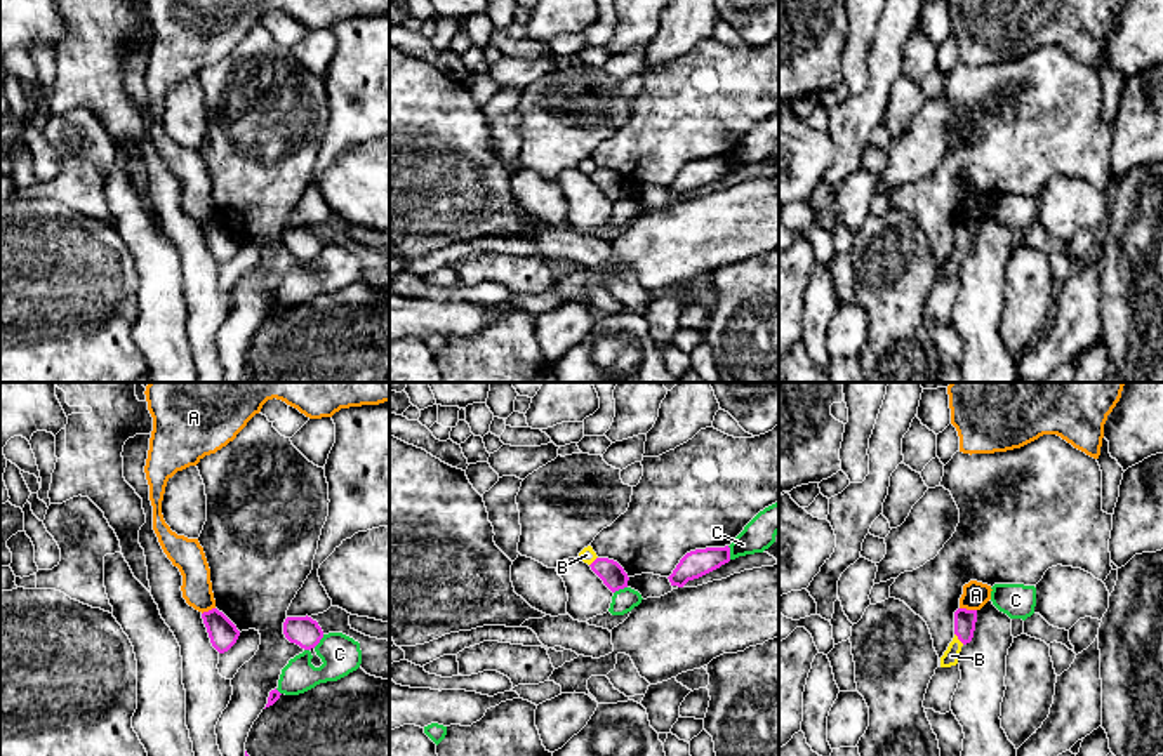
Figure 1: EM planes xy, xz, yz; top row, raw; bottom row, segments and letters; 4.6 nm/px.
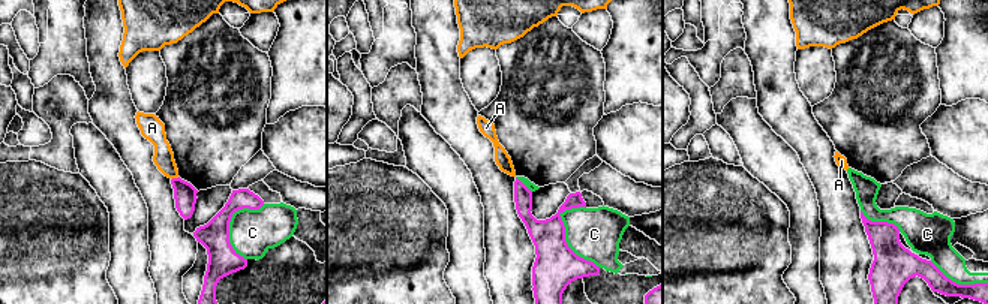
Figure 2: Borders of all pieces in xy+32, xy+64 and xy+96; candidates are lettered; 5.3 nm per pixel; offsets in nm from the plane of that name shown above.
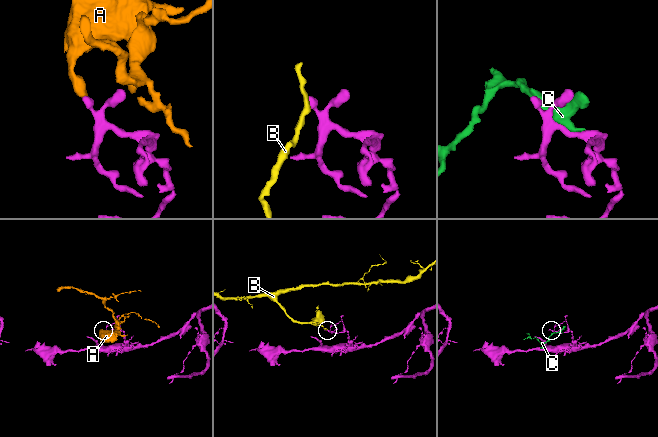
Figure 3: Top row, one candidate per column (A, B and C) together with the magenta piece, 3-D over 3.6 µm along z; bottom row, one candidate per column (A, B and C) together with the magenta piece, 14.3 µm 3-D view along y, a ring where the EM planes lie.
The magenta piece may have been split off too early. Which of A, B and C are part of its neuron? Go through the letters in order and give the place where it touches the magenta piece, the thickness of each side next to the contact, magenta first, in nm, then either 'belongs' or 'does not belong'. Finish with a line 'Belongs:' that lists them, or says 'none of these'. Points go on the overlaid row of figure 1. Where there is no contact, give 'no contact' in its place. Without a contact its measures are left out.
A: yz (969, 610) | 100/120 nm | does not belong
B: yz (958, 638) | 100/80 nm | does not belong
C: xy (318, 642) | 140/180 nm | does not belong
Belongs: none of these

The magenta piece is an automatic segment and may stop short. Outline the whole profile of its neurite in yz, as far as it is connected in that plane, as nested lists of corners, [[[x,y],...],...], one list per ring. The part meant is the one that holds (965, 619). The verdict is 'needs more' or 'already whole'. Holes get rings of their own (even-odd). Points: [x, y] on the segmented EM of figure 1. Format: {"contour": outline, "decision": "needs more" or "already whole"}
{"contour": [[[958,608],[954,612],[954,634],[967,645],[974,638],[977,610]]], "decision": "already whole"}

